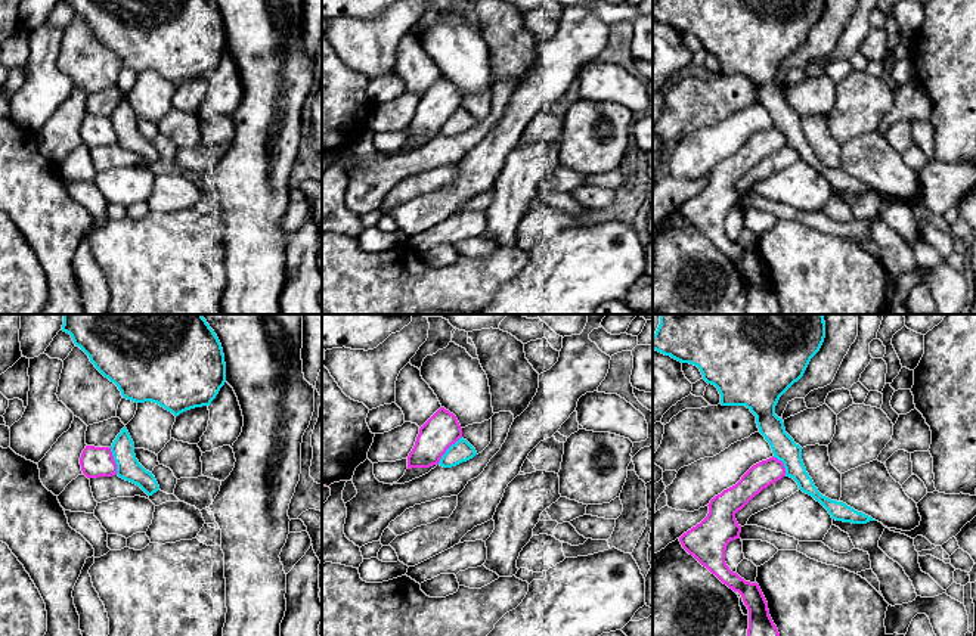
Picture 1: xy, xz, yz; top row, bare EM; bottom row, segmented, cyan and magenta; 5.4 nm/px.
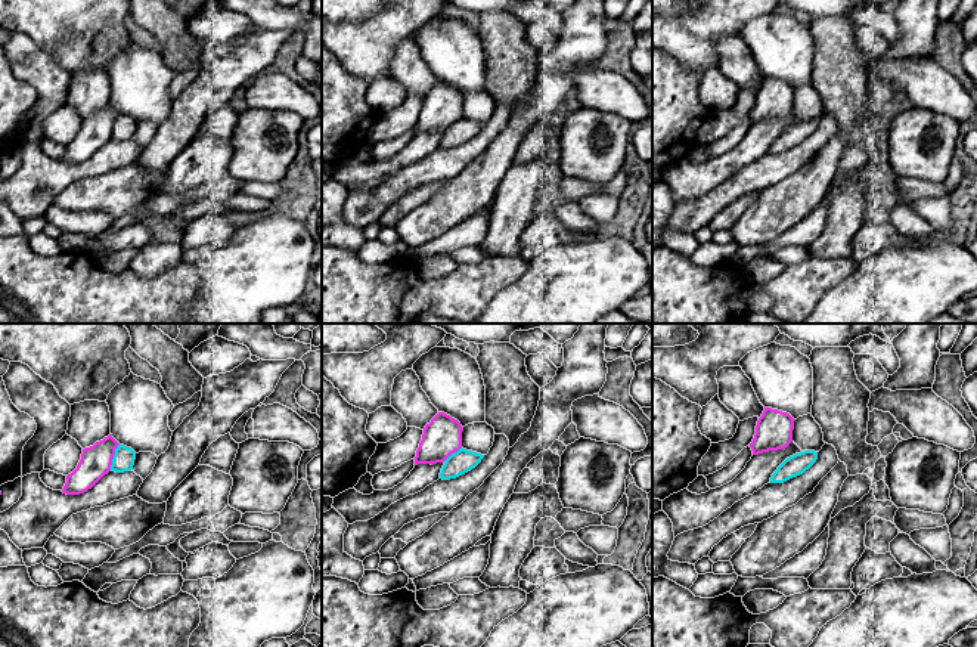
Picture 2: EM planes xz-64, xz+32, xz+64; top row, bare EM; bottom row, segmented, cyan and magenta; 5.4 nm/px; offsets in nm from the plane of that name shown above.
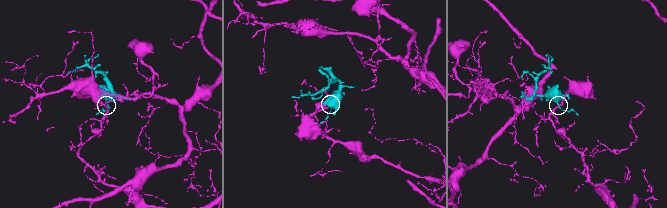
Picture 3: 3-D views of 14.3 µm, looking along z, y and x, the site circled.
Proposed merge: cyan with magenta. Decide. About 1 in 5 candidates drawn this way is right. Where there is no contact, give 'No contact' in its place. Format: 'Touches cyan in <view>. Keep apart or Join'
Touches cyan in xz. Keep apart

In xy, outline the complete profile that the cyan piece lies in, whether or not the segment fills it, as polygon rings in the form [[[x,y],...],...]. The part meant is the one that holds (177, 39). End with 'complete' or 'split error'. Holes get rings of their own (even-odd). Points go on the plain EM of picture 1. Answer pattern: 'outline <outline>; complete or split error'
outline [[[63,0],[71,4],[74,13],[80,16],[90,28],[90,31],[94,34],[94,37],[111,52],[114,52],[118,59],[121,61],[121,65],[127,69],[131,69],[134,72],[145,72],[152,71],[164,77],[165,80],[171,81],[174,86],[179,86],[180,83],[210,75],[211,71],[219,63],[220,58],[226,52],[226,32],[224,32],[224,24],[221,13],[214,3],[214,0]]]; complete

